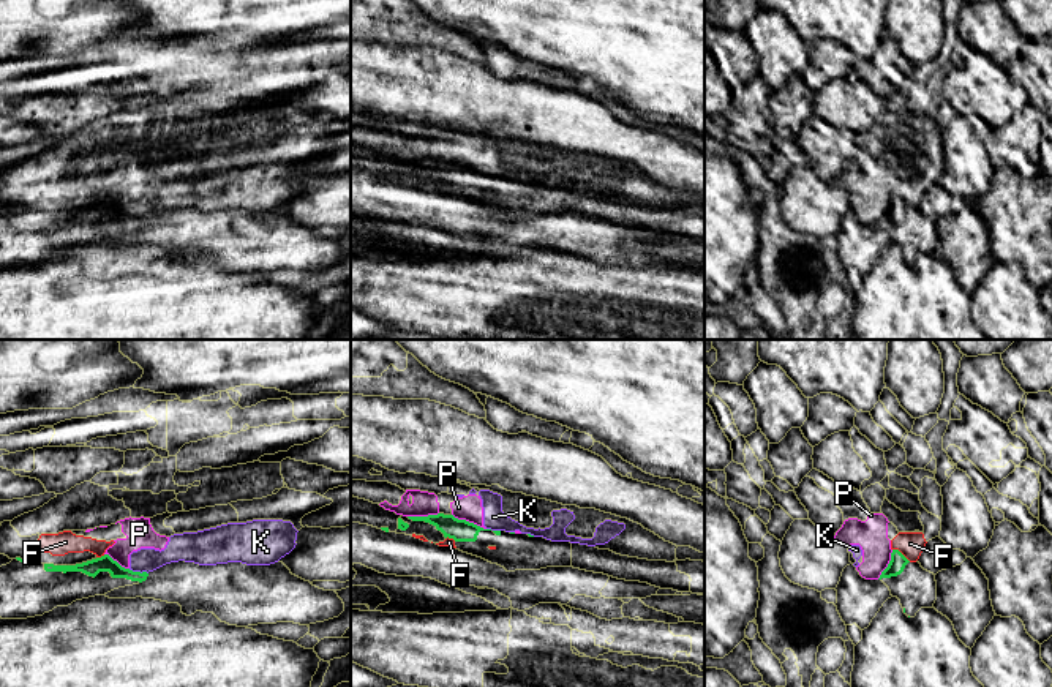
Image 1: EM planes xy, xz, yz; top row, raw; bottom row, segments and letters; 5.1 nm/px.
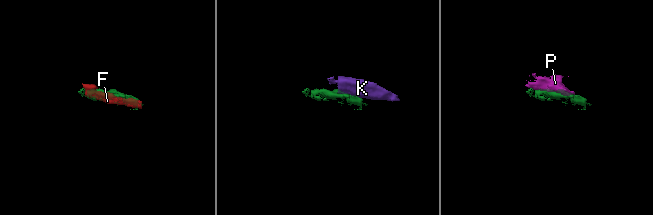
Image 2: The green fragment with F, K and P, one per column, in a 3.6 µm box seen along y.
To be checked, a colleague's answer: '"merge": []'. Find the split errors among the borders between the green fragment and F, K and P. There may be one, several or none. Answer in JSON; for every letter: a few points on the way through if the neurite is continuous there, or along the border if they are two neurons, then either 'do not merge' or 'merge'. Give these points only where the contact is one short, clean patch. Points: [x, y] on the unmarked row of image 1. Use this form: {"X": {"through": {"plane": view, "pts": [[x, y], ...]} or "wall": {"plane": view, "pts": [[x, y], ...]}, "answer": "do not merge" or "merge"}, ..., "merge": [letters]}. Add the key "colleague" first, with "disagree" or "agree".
{"colleague": "agree", "F": {"answer": "do not merge"}, "K": {"wall": {"plane": "xy", "pts": [[128, 215], [147, 220]]}, "answer": "do not merge"}, "P": {"answer": "do not merge"}, "merge": []}

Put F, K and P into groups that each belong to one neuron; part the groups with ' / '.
F K P

